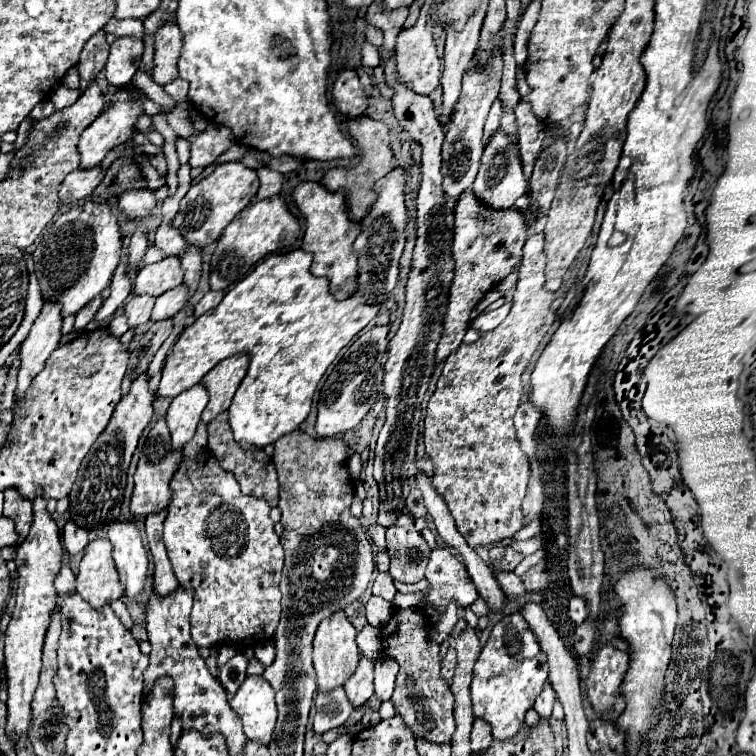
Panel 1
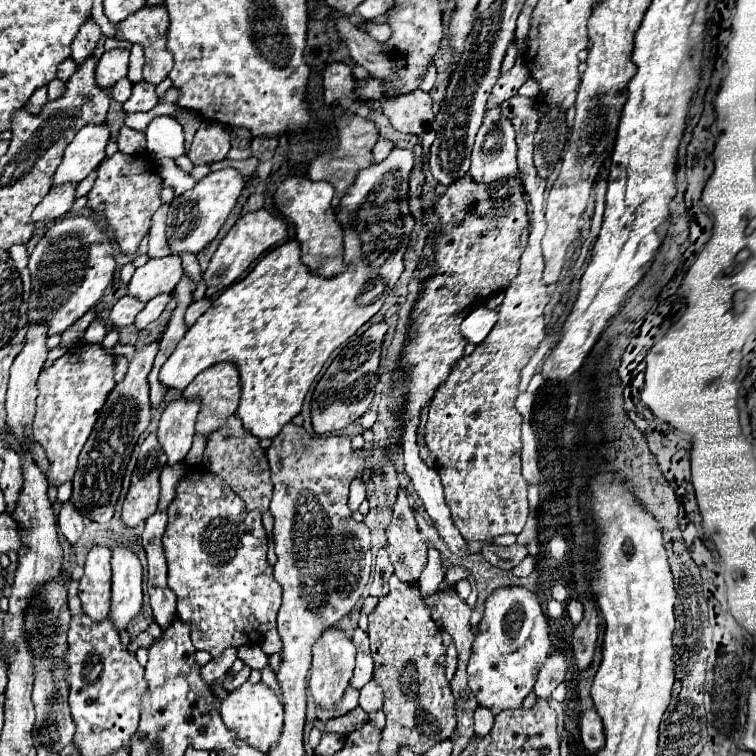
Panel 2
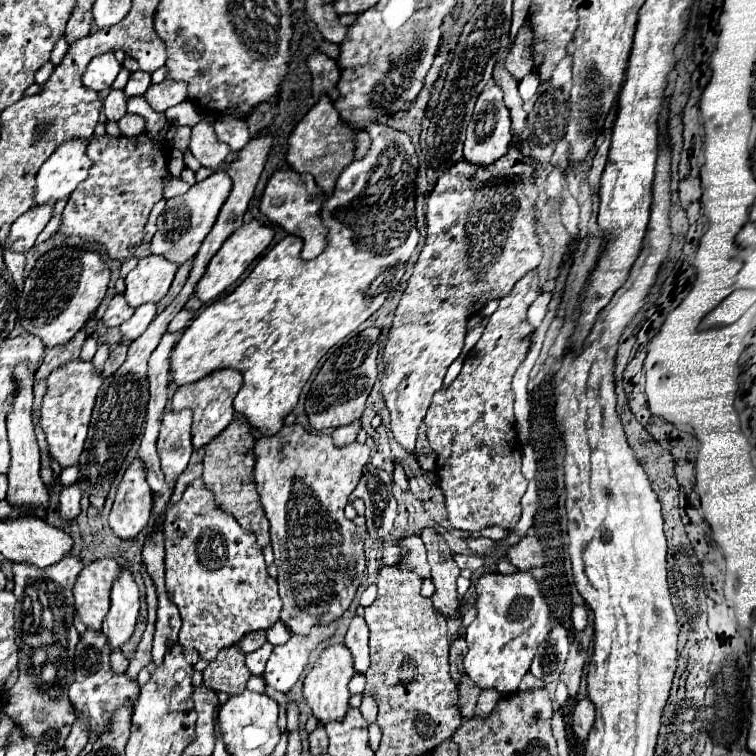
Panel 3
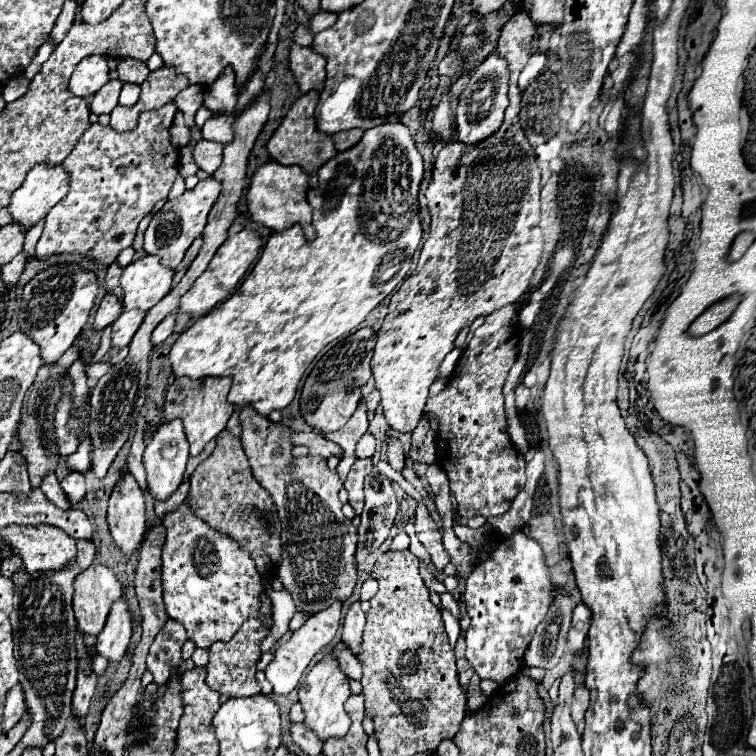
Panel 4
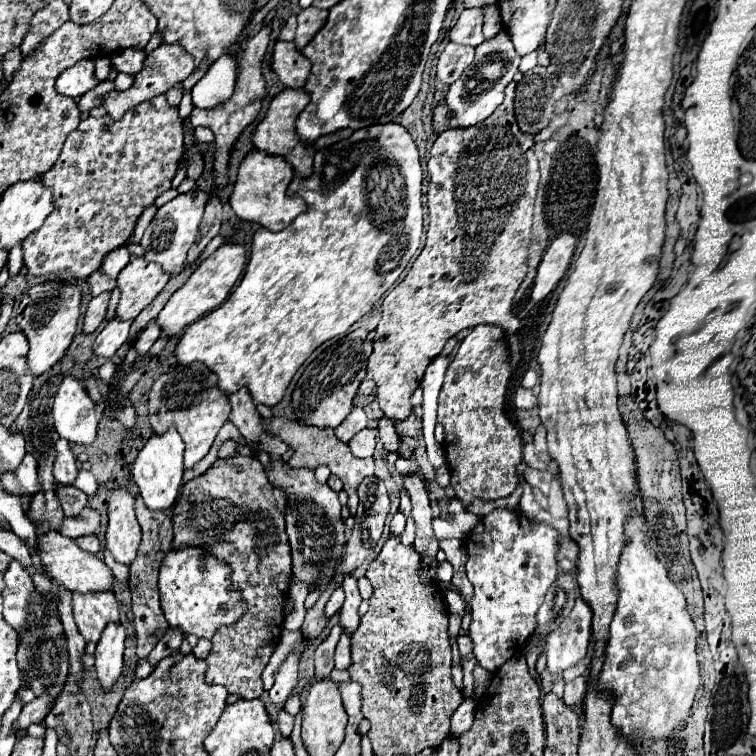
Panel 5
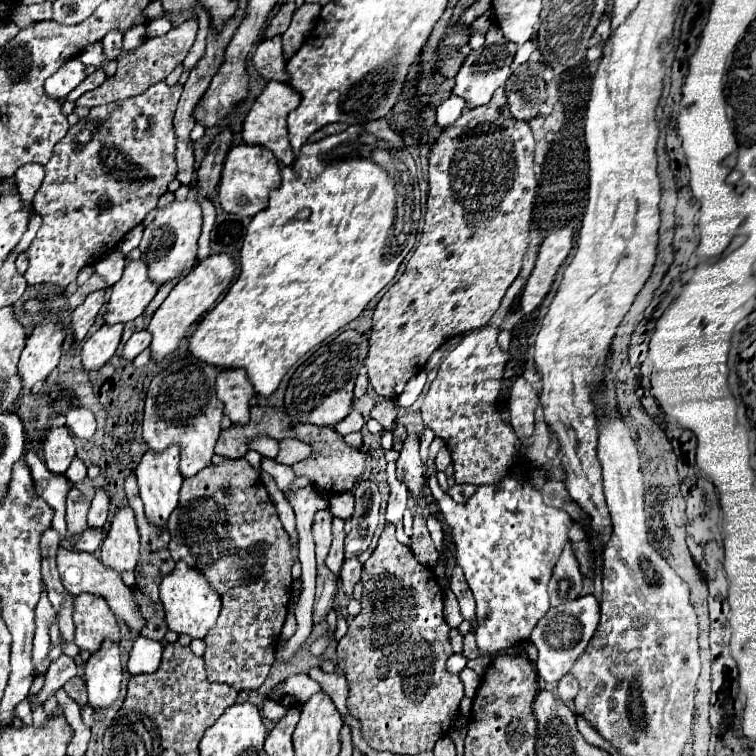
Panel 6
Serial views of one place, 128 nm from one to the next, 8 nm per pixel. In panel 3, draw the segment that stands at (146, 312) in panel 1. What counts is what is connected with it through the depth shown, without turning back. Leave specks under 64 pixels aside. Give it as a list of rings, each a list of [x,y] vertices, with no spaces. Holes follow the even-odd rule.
[[[116,294],[116,296],[110,300],[110,304],[108,304],[108,308],[106,308],[104,316],[102,316],[102,324],[104,324],[104,326],[120,326],[120,324],[122,324],[124,320],[128,320],[132,314],[134,314],[134,308],[130,308],[130,306],[126,304],[126,300],[124,300],[122,294]]]

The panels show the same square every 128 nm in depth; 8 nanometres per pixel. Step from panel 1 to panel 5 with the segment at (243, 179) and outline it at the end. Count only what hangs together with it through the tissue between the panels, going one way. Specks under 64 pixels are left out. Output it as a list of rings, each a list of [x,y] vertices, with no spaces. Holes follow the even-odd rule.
[[[190,190],[186,194],[176,196],[174,200],[164,204],[162,208],[158,208],[154,220],[146,228],[146,232],[142,236],[142,242],[140,242],[142,248],[146,250],[144,258],[152,260],[152,262],[158,262],[164,272],[180,274],[186,268],[186,254],[188,254],[190,246],[198,238],[200,220],[202,220],[202,214],[204,214],[206,200],[208,200],[208,194],[204,194],[200,190]]]

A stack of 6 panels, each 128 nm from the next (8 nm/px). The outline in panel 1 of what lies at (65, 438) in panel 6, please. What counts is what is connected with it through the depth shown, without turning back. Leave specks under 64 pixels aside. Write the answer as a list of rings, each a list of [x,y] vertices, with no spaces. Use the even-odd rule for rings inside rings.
[[[68,520],[64,530],[62,530],[62,542],[64,542],[64,548],[70,554],[76,554],[76,552],[86,548],[86,544],[88,544],[88,532],[84,528],[72,524],[72,520]]]

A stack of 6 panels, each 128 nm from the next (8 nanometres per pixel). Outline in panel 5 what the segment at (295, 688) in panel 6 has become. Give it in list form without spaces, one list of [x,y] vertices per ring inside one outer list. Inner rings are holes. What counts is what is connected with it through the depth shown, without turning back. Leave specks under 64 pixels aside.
[[[292,654],[284,660],[280,670],[276,672],[276,682],[268,692],[270,700],[274,704],[284,704],[296,686],[298,686],[298,670],[294,670],[294,654]]]

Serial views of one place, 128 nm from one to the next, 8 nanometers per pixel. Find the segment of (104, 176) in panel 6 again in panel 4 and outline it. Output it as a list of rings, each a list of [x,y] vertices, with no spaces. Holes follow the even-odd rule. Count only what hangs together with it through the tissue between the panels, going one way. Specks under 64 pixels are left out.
[[[168,102],[164,104],[164,108],[158,108],[150,114],[142,114],[138,126],[130,132],[116,132],[114,128],[102,124],[88,126],[84,136],[76,142],[76,148],[62,162],[62,168],[70,174],[68,194],[48,212],[42,236],[36,244],[34,258],[44,262],[50,256],[86,256],[98,264],[108,266],[116,260],[120,250],[132,244],[138,222],[152,210],[156,202],[168,196],[178,176],[178,148],[170,142],[170,126],[174,112],[176,104]]]

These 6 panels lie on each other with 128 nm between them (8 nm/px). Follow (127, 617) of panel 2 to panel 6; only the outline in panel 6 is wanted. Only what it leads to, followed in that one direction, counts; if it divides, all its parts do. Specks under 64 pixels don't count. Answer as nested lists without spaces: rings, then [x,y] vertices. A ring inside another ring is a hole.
[[[104,642],[104,646],[90,656],[84,670],[88,704],[94,710],[102,710],[112,706],[120,694],[122,682],[122,666],[120,666],[120,650],[118,644]]]

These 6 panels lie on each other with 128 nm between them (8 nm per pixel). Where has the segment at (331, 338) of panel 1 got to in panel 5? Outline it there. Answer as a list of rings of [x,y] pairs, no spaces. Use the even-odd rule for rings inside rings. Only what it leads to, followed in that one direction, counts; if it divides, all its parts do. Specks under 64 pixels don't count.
[[[394,122],[388,124],[376,124],[376,126],[368,126],[368,128],[360,128],[354,130],[350,138],[340,140],[324,150],[318,150],[314,154],[314,172],[308,178],[302,178],[297,175],[292,178],[290,186],[288,186],[288,196],[298,196],[306,202],[308,210],[306,214],[298,216],[288,228],[280,230],[280,232],[272,232],[264,226],[260,226],[254,232],[252,238],[252,246],[250,246],[250,258],[248,258],[248,266],[246,266],[246,274],[240,280],[240,284],[236,286],[236,290],[226,298],[226,302],[222,302],[216,310],[212,310],[210,314],[206,314],[204,318],[196,320],[194,324],[190,324],[184,332],[184,336],[180,338],[178,346],[176,346],[176,358],[182,366],[190,364],[190,362],[204,362],[216,376],[218,376],[218,386],[222,392],[236,392],[238,388],[246,386],[254,398],[256,404],[278,404],[284,396],[286,386],[290,384],[292,376],[296,374],[296,370],[304,364],[304,360],[326,340],[346,332],[356,320],[360,320],[366,312],[372,310],[372,306],[380,300],[380,296],[390,290],[390,286],[398,280],[398,276],[402,274],[402,270],[408,266],[410,258],[416,254],[418,244],[420,244],[420,236],[422,236],[422,192],[420,192],[420,184],[422,184],[422,168],[420,168],[420,156],[416,150],[414,140],[410,138],[410,134]]]

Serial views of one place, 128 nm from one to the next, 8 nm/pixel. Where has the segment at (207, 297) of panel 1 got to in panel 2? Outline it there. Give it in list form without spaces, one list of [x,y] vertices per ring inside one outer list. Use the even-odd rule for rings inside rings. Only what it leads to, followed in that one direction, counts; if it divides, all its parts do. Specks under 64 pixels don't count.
[[[202,298],[202,300],[198,300],[198,302],[192,302],[190,306],[188,306],[188,310],[186,310],[186,326],[190,328],[198,318],[200,318],[200,314],[202,312],[206,312],[206,308],[210,306],[210,298]]]

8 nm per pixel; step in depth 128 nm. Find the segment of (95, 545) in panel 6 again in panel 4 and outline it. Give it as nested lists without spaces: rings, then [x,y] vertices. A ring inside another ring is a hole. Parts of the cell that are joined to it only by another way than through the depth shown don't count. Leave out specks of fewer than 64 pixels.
[[[92,540],[78,542],[76,564],[60,572],[36,572],[30,574],[26,568],[20,568],[12,582],[16,586],[16,608],[10,614],[14,628],[14,644],[18,652],[20,684],[24,688],[26,712],[32,716],[32,724],[16,744],[22,750],[26,746],[46,746],[48,740],[60,736],[66,726],[68,716],[72,716],[72,692],[76,686],[76,620],[72,612],[72,594],[74,578],[86,570],[94,560],[96,548]]]

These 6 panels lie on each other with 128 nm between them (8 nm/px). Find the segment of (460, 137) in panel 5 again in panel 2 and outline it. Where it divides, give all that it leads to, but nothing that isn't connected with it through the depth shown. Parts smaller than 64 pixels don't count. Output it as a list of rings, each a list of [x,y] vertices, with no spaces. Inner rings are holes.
[[[464,176],[448,186],[448,190],[436,200],[436,214],[440,216],[440,234],[434,240],[434,260],[428,264],[432,274],[420,282],[416,302],[410,310],[410,322],[404,344],[400,348],[400,368],[404,384],[404,400],[400,404],[402,418],[402,448],[406,474],[412,478],[414,490],[422,498],[428,516],[436,522],[438,534],[458,556],[468,554],[466,540],[452,526],[440,476],[430,470],[418,456],[416,428],[420,422],[420,410],[430,404],[436,388],[448,378],[456,360],[462,358],[468,340],[460,334],[462,320],[488,298],[508,288],[516,278],[520,256],[528,244],[528,210],[524,200],[524,186],[518,176],[504,180],[504,184],[476,184],[470,176]]]

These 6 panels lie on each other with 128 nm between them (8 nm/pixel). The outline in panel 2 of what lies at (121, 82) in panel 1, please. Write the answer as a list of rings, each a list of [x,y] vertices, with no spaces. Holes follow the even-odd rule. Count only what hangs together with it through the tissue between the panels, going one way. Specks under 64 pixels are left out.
[[[108,50],[100,56],[96,64],[96,86],[112,88],[120,78],[128,72],[128,56],[130,50]]]

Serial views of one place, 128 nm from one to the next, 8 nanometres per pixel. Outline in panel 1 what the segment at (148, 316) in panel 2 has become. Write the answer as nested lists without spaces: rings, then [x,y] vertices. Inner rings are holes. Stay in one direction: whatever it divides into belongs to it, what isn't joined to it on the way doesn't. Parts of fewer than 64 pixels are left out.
[[[176,286],[176,288],[164,292],[162,296],[156,298],[156,304],[152,308],[150,320],[156,322],[156,320],[164,320],[164,318],[174,316],[176,312],[182,310],[186,298],[188,298],[188,294],[186,294],[186,288],[184,286]]]

